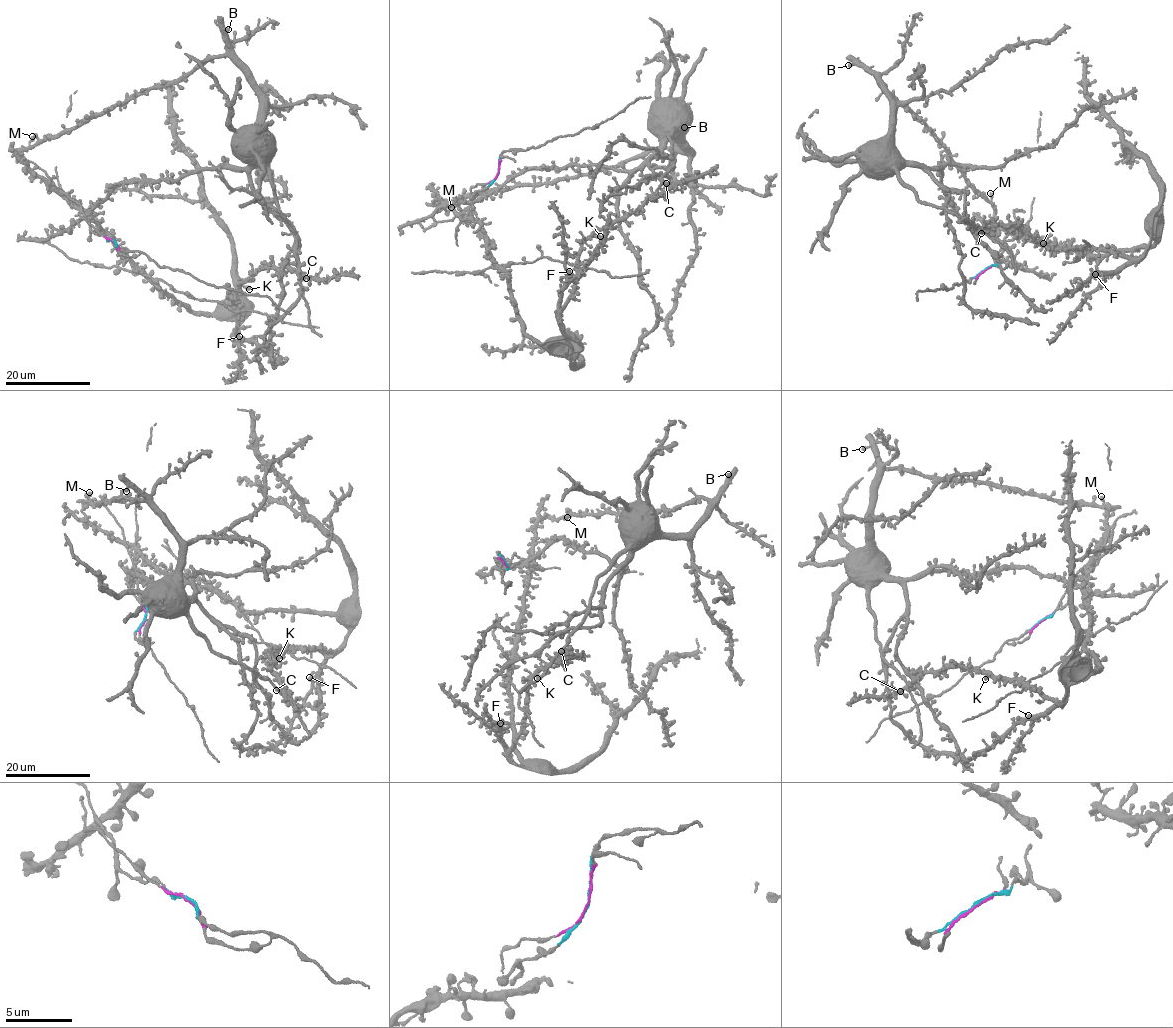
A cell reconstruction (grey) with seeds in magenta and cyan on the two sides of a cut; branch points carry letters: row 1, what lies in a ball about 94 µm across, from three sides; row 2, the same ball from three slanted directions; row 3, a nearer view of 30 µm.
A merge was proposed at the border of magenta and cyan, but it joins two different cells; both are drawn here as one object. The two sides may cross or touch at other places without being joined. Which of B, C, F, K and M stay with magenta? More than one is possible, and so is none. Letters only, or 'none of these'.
C, F, K

